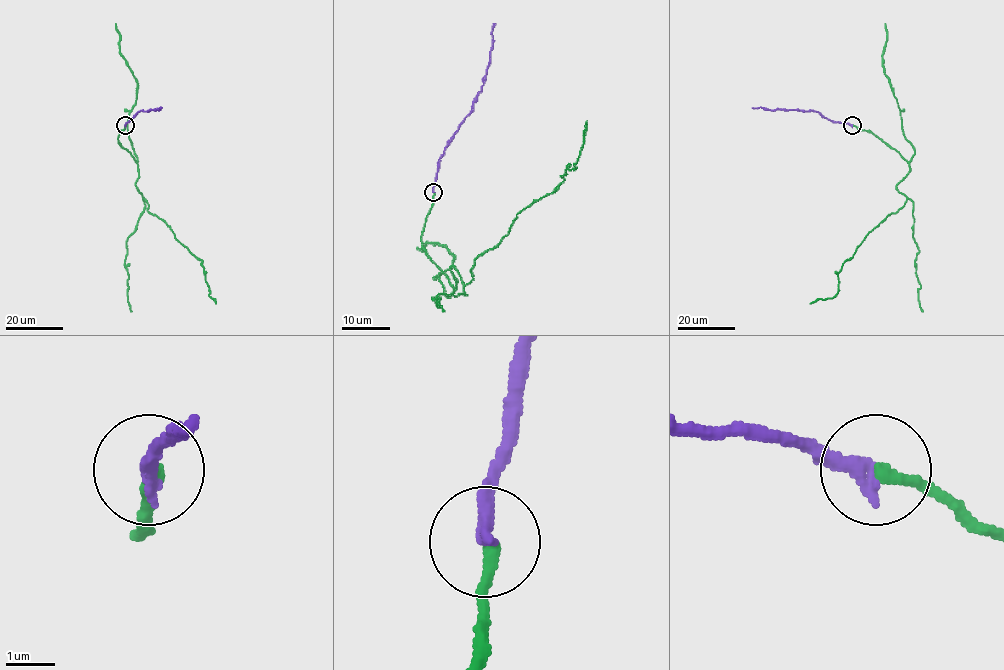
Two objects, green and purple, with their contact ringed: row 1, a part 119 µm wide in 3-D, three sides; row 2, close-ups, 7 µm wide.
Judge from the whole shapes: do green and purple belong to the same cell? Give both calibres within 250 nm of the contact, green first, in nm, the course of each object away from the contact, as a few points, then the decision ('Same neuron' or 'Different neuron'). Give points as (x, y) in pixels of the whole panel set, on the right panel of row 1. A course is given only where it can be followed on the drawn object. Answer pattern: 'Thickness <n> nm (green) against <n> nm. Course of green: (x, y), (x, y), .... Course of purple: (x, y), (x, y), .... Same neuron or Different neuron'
Thickness 260 nm (green) against 320 nm. Course of green: (852, 125), (873, 133), (908, 163), (908, 173), (896, 188), (907, 199), (843, 264), (838, 293), (810, 303). Course of purple: (852, 125), (833, 121), (815, 111), (752, 108). Same neuron

